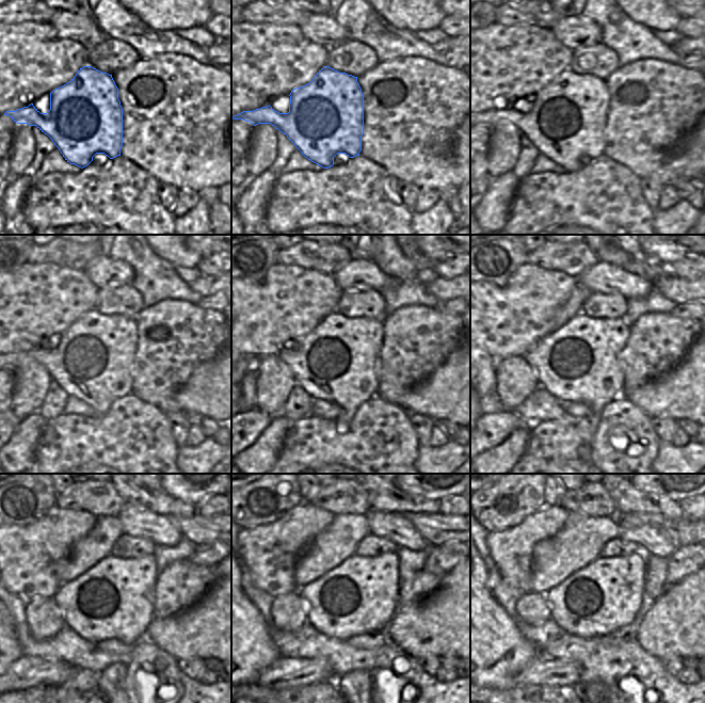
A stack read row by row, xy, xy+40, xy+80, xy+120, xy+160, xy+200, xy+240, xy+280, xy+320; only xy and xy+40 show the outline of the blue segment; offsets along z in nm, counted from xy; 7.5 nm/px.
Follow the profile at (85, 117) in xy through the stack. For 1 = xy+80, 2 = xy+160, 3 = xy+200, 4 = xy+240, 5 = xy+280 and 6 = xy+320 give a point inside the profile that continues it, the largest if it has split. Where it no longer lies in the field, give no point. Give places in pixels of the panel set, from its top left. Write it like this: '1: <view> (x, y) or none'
1: xy+80 (567, 118)
2: xy+160 (335, 362)
3: xy+200 (580, 362)
4: xy+240 (114, 598)
5: xy+280 (361, 595)
6: xy+320 (605, 595)

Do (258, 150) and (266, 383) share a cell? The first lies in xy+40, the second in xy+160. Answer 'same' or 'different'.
same

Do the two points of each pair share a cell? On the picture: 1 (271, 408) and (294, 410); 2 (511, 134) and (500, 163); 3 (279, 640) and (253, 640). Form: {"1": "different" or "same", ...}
{"1": "different", "2": "same", "3": "different"}

